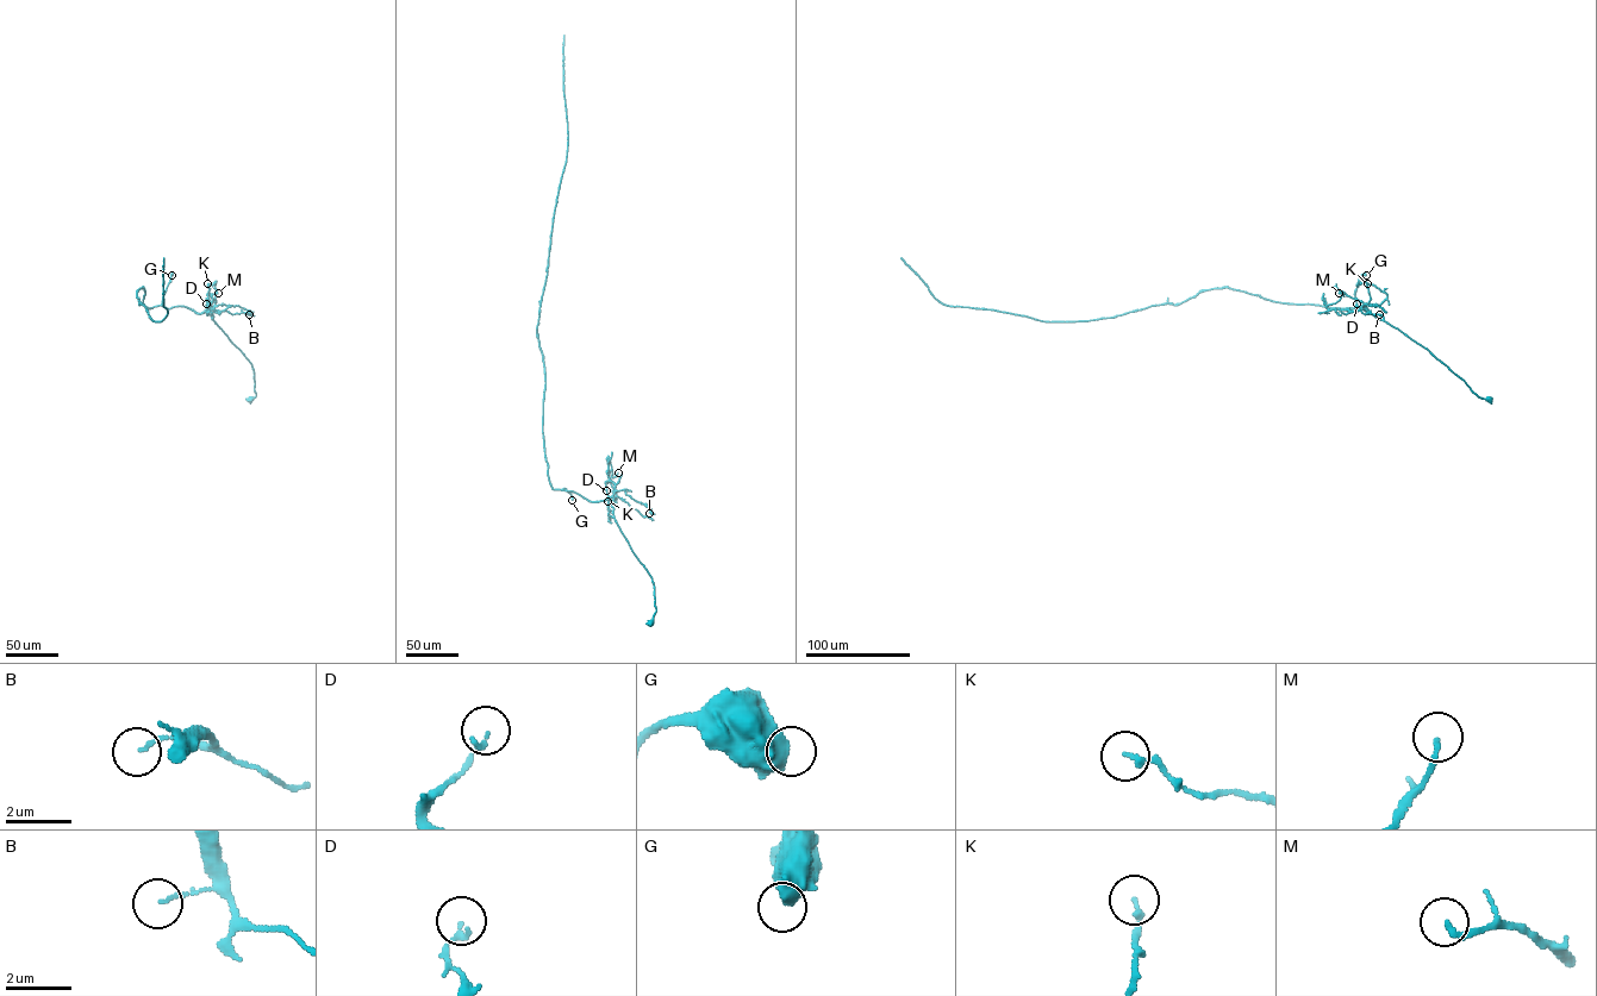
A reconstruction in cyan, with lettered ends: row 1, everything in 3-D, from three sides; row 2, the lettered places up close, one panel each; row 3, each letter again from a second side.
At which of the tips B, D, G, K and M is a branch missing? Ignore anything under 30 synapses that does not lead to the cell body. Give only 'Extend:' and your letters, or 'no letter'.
Extend: no letter

